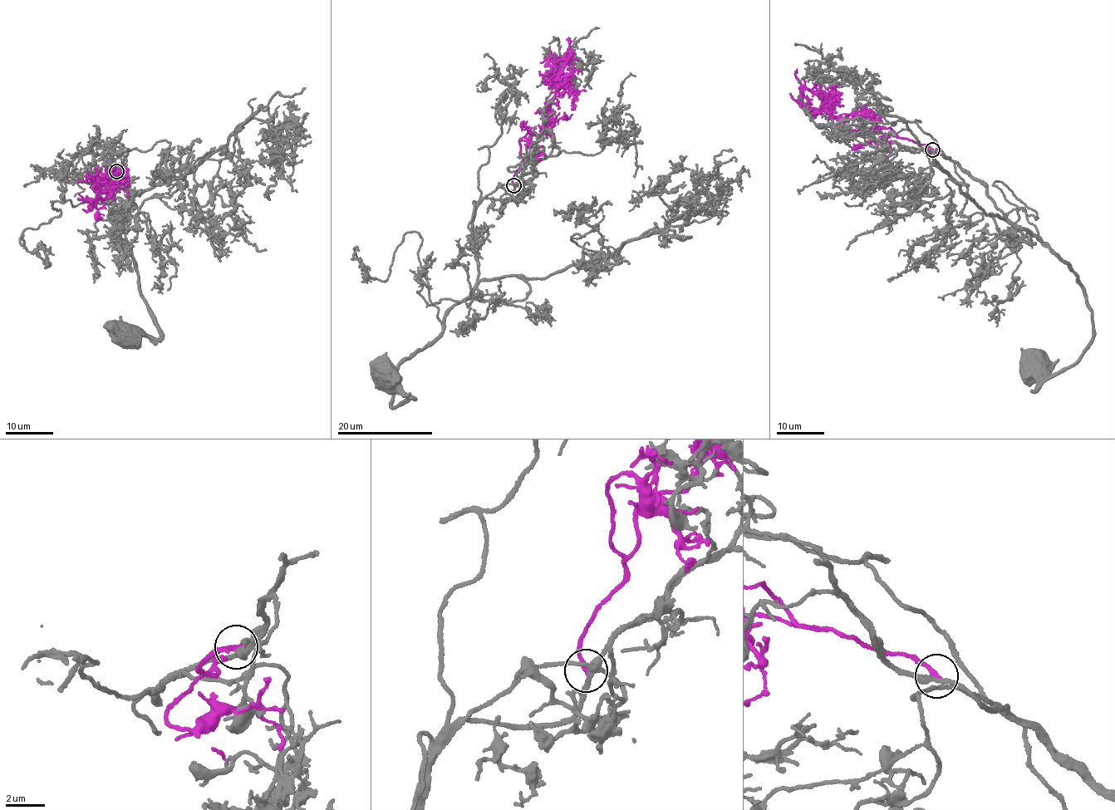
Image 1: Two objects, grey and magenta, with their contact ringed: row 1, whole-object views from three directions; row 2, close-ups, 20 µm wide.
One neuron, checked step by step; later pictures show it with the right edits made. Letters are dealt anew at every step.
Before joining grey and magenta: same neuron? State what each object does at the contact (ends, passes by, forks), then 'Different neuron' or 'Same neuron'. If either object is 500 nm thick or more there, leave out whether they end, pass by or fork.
At the ring grey forks. At the ring magenta ends. Different neuron

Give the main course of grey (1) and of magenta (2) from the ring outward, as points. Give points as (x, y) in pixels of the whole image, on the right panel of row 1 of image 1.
1: (932, 149), (984, 182), (996, 207), (1068, 263), (1083, 287), (1092, 340), (1036, 389), (1036, 370)
2: (932, 149), (897, 136), (860, 110), (834, 116), (798, 102), (813, 111)

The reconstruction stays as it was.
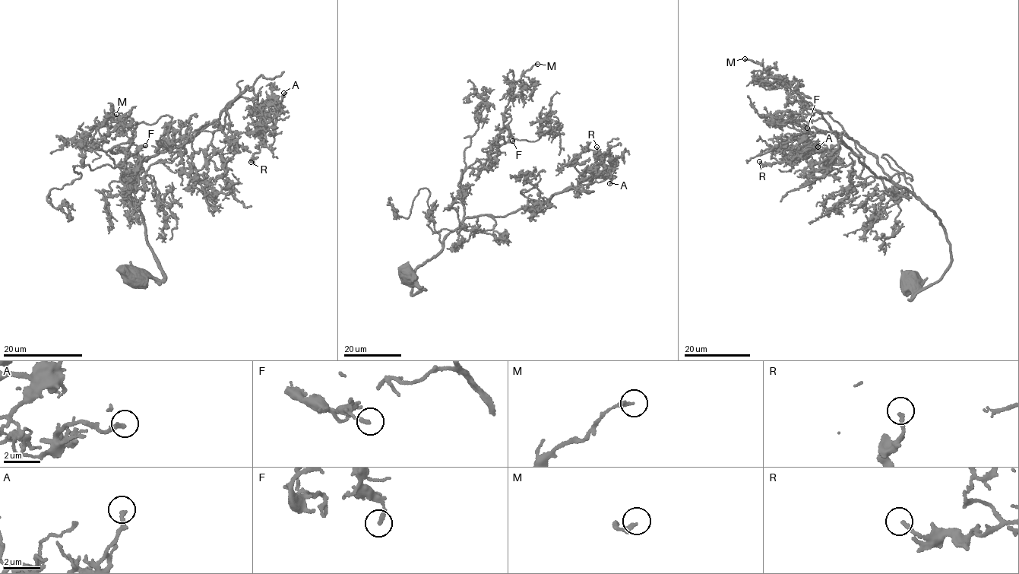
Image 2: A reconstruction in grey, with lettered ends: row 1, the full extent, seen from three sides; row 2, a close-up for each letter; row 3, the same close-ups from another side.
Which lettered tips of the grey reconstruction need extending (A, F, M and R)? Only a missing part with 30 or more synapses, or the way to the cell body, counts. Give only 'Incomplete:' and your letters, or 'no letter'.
Incomplete: no letter

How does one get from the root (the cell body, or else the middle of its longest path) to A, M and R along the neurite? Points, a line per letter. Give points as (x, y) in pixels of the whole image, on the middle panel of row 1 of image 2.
A: (406, 277), (425, 289), (411, 295), (416, 270), (466, 218), (504, 217), (580, 190), (596, 171), (609, 183)
M: (406, 277), (425, 289), (411, 295), (416, 270), (463, 220), (463, 172), (508, 140), (511, 84), (537, 64)
R: (406, 277), (425, 289), (411, 295), (416, 270), (466, 218), (504, 217), (580, 190), (596, 147)

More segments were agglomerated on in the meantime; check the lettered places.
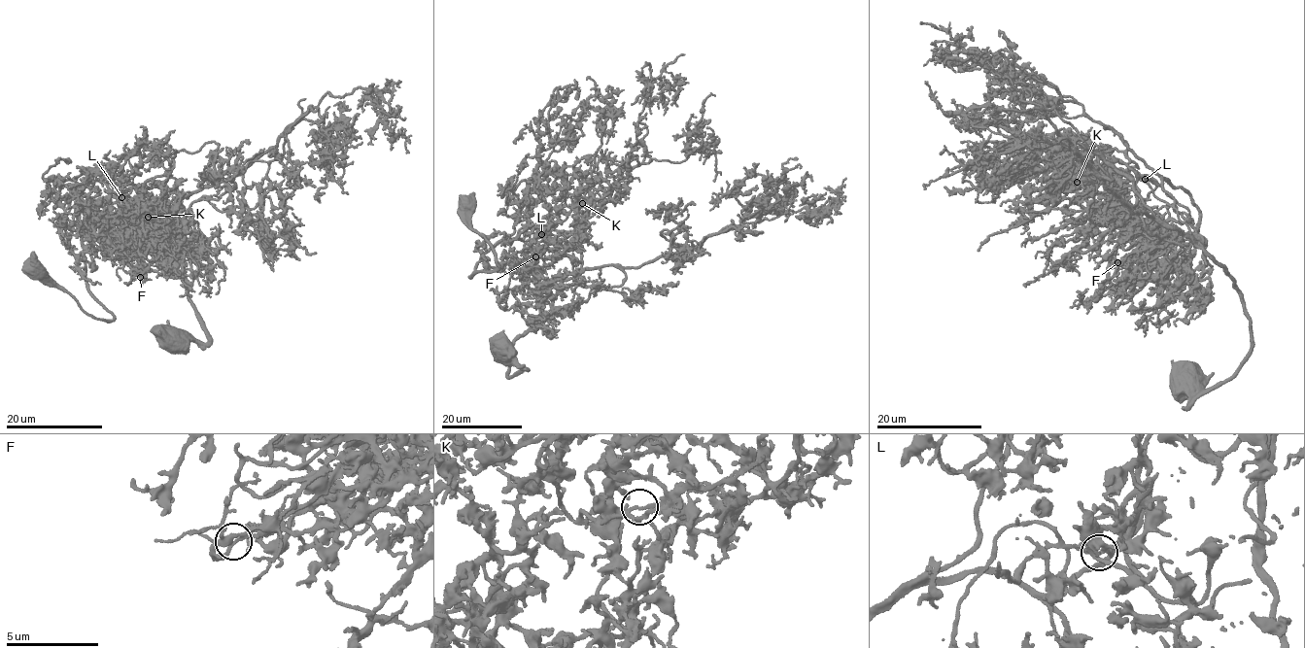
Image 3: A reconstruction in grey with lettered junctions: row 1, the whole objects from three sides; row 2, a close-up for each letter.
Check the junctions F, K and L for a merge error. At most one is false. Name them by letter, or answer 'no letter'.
F

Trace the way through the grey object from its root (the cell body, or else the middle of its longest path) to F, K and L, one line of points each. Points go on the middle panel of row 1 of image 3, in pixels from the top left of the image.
F: (501, 352), (526, 369), (507, 377), (511, 348), (551, 313), (536, 266), (511, 276), (511, 260), (535, 256)
K: (501, 352), (526, 369), (507, 377), (514, 342), (576, 278), (580, 206), (569, 205), (582, 203)
L: (501, 352), (526, 369), (507, 377), (511, 348), (551, 313), (531, 246), (534, 234), (541, 234)

